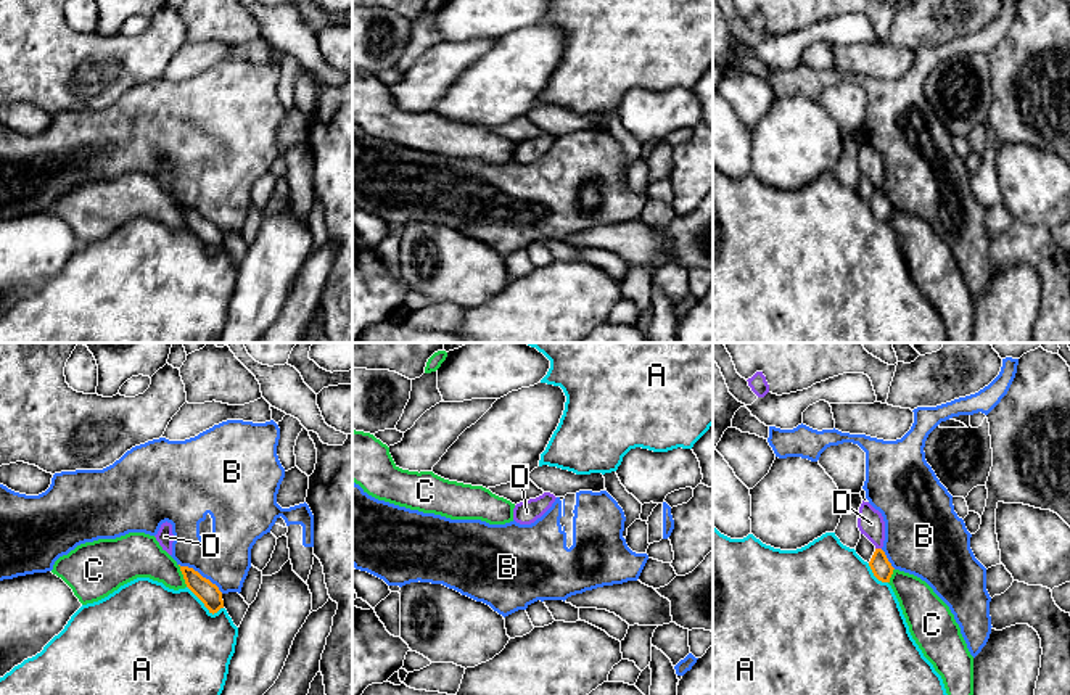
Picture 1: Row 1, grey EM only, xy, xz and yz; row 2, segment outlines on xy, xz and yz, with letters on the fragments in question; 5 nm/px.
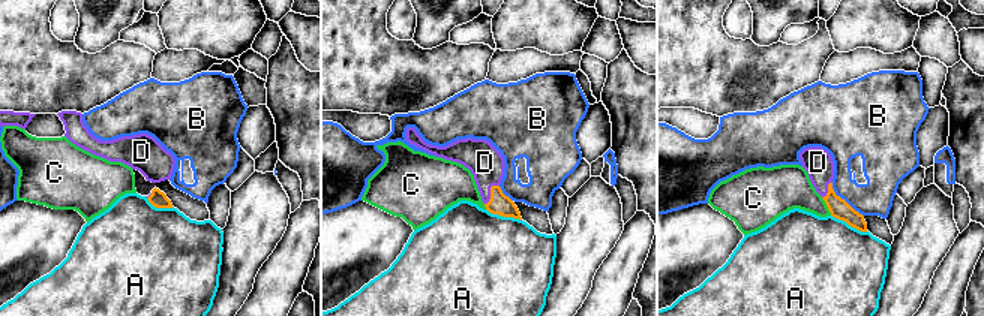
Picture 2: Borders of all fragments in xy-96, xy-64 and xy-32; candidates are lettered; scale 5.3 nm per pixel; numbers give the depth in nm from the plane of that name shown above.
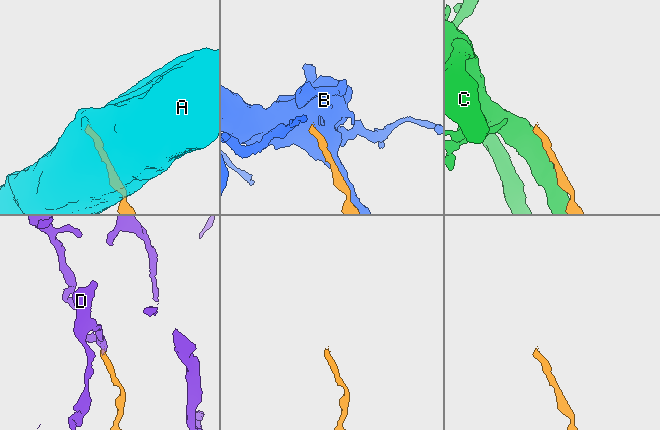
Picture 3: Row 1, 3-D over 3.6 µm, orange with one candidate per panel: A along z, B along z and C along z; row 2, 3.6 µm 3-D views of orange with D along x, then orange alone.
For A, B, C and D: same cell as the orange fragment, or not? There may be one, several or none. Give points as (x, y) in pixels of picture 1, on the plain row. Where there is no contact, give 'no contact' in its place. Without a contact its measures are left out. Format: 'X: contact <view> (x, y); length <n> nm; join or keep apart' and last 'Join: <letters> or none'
A: contact xy (205, 245); length 220 nm; keep apart
B: contact xy (200, 214); length 260 nm; keep apart
C: contact xy (184, 216); length 120 nm; keep apart
D: contact yz (879, 189); length 30 nm; join
Join: D

